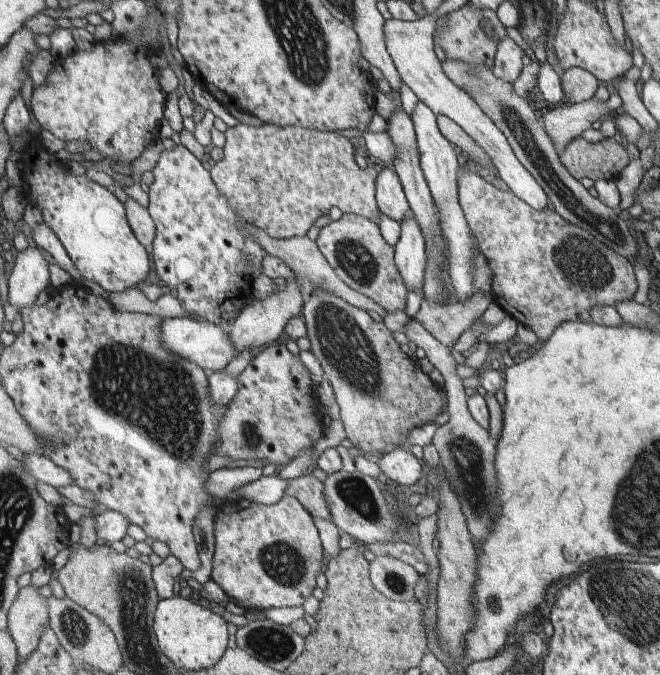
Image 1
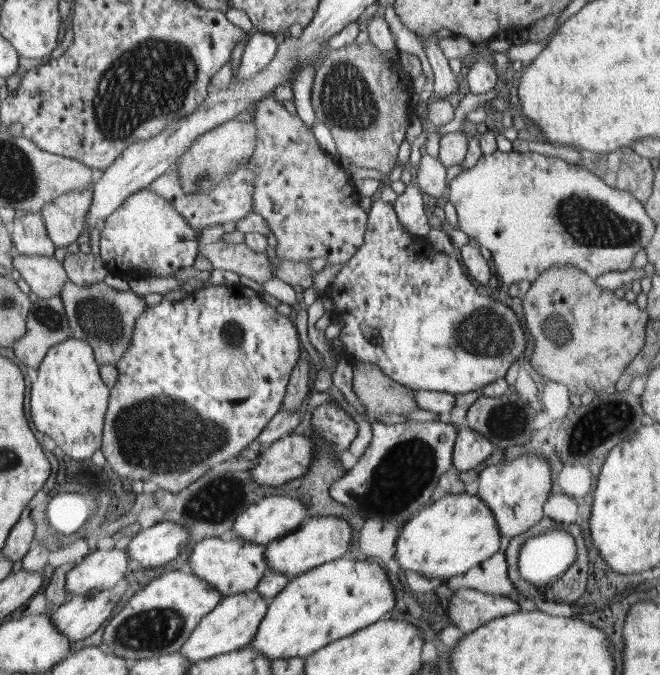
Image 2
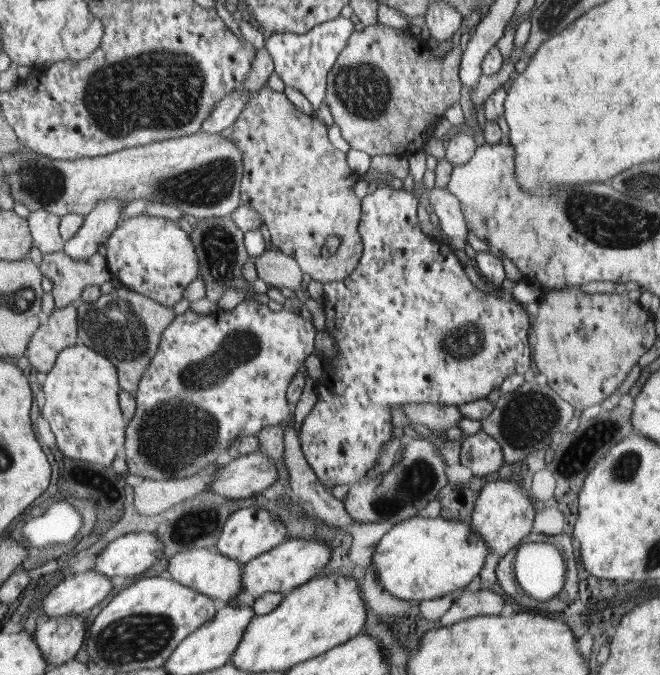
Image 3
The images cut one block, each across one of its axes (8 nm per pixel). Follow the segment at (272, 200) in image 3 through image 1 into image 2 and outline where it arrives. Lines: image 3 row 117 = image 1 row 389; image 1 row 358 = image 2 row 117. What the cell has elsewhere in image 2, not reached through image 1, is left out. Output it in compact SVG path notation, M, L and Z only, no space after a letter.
M274 96L260 99L251 108L252 123L258 140L251 156L255 168L255 183L252 200L254 211L260 213L270 224L269 230L277 241L277 256L283 261L314 260L324 257L328 265L343 264L363 246L366 230L366 212L358 206L358 196L348 182L348 176L340 166L318 146L312 128L299 117L290 114L283 103Z

